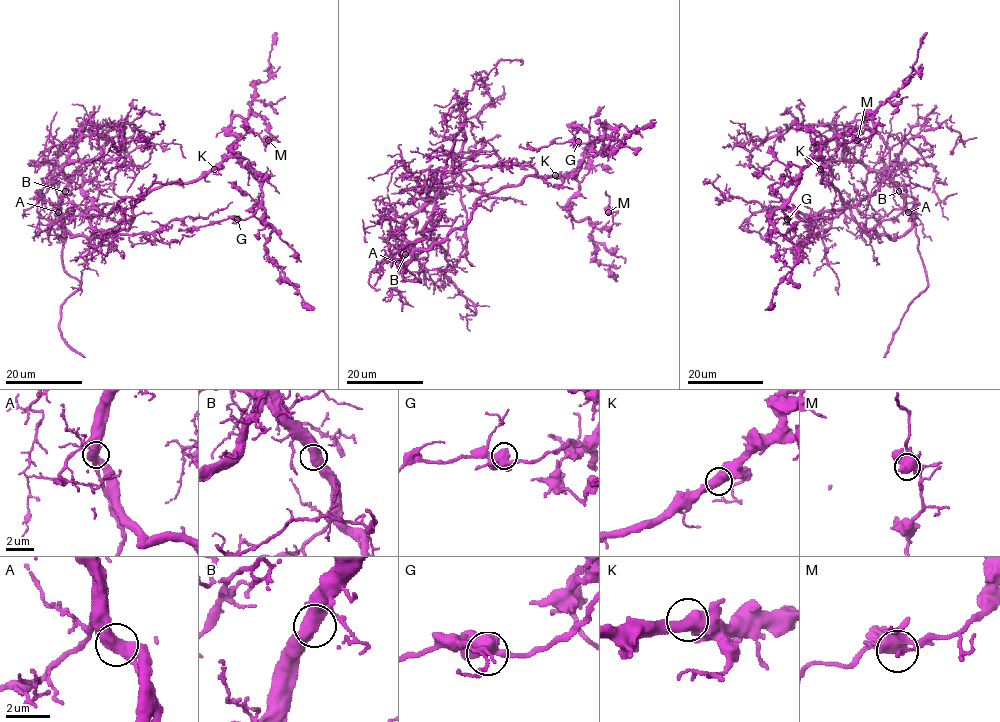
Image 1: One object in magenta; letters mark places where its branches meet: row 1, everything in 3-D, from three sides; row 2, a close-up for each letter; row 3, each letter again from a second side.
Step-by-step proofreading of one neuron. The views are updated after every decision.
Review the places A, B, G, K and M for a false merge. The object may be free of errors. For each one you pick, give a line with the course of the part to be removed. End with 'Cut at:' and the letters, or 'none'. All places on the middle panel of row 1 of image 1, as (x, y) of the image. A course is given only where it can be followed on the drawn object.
Cut at: none

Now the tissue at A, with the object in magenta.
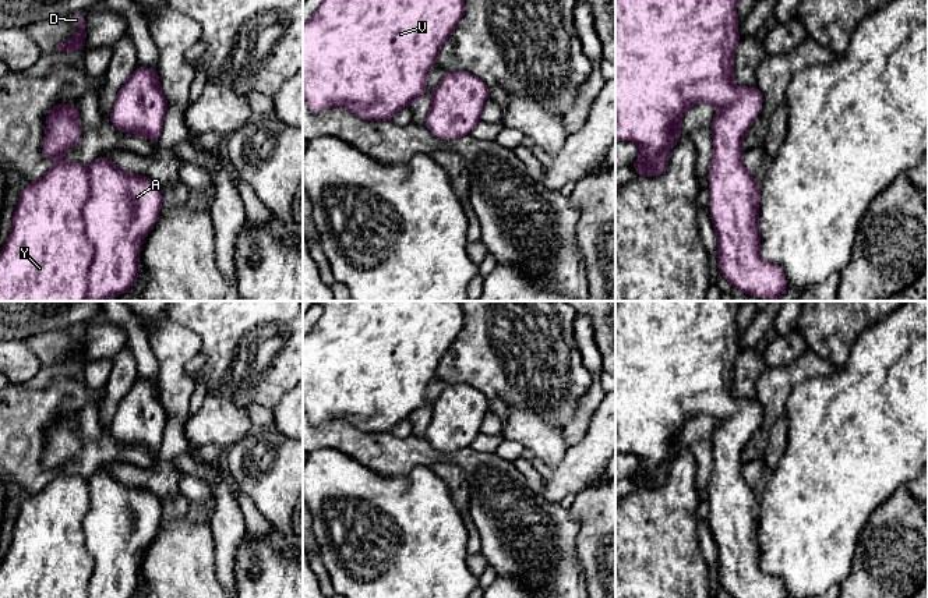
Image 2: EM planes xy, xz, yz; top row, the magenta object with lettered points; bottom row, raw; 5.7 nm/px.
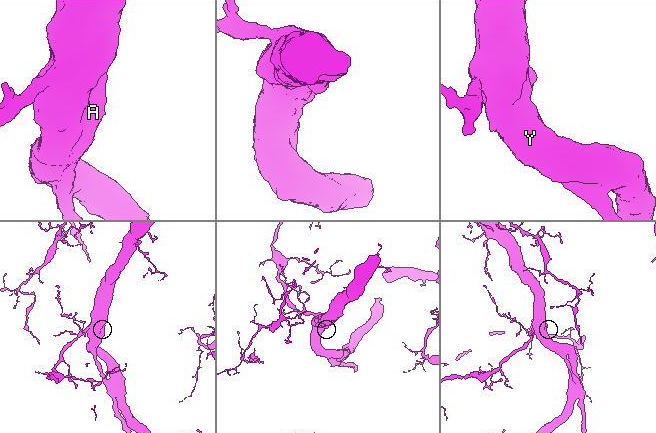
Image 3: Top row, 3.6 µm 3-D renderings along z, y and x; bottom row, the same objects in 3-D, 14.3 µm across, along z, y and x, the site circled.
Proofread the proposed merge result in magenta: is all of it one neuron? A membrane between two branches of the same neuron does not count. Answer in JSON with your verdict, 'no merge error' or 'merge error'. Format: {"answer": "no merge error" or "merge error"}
{"answer": "no merge error"}

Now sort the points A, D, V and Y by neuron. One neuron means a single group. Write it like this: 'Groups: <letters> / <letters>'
Groups: A D V Y

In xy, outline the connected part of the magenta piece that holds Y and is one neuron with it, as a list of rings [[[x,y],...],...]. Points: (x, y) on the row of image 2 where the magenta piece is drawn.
[[[99,158],[89,167],[59,159],[43,177],[21,192],[13,230],[0,254],[0,301],[119,298],[138,277],[141,243],[155,226],[162,202],[160,184],[121,171],[109,158]]]

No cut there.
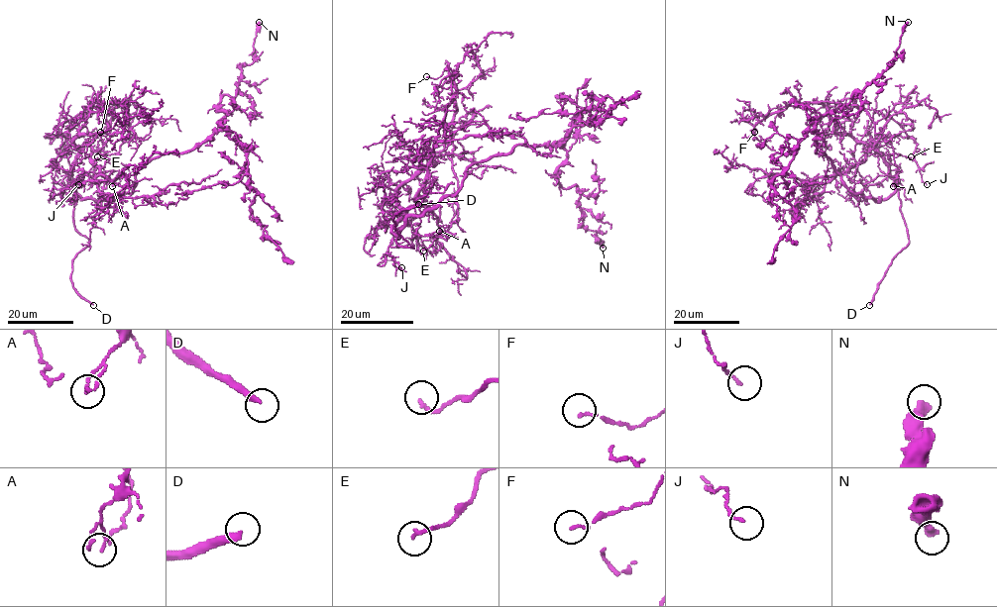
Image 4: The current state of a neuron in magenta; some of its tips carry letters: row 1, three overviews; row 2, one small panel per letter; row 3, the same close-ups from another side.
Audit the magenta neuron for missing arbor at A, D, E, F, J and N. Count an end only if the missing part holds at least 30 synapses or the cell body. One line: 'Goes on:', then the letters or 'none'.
Goes on: D

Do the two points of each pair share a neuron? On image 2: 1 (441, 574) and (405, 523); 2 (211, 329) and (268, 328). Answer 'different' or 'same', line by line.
1: same
2: same

